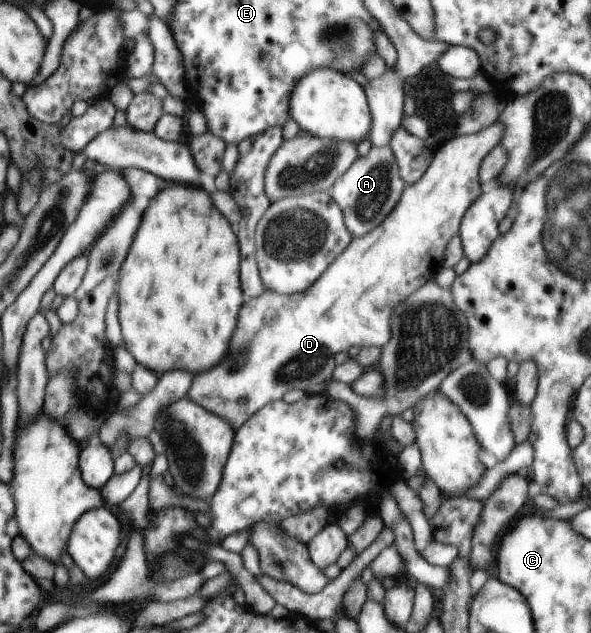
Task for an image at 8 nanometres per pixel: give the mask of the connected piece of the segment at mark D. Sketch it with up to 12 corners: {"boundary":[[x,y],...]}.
{"boundary":[[497,123],[454,136],[300,294],[240,311],[185,397],[238,429],[336,353],[382,348],[482,193]]}

